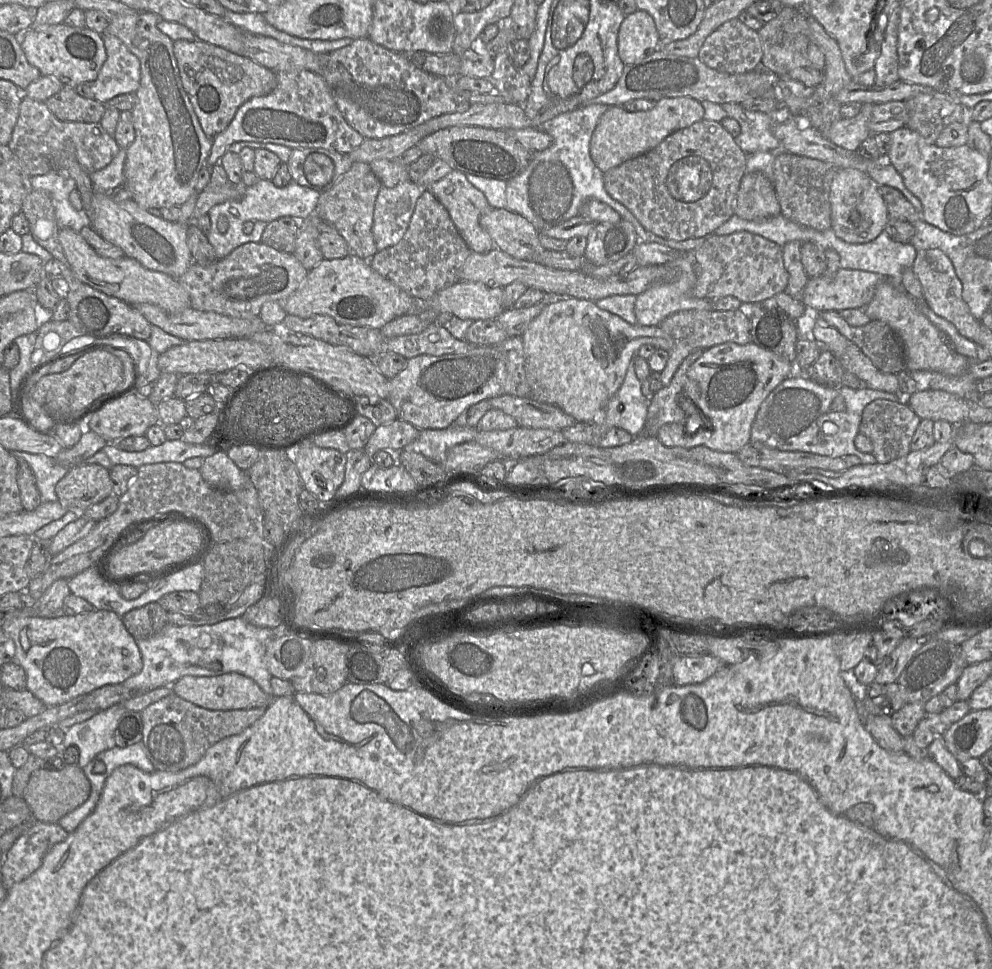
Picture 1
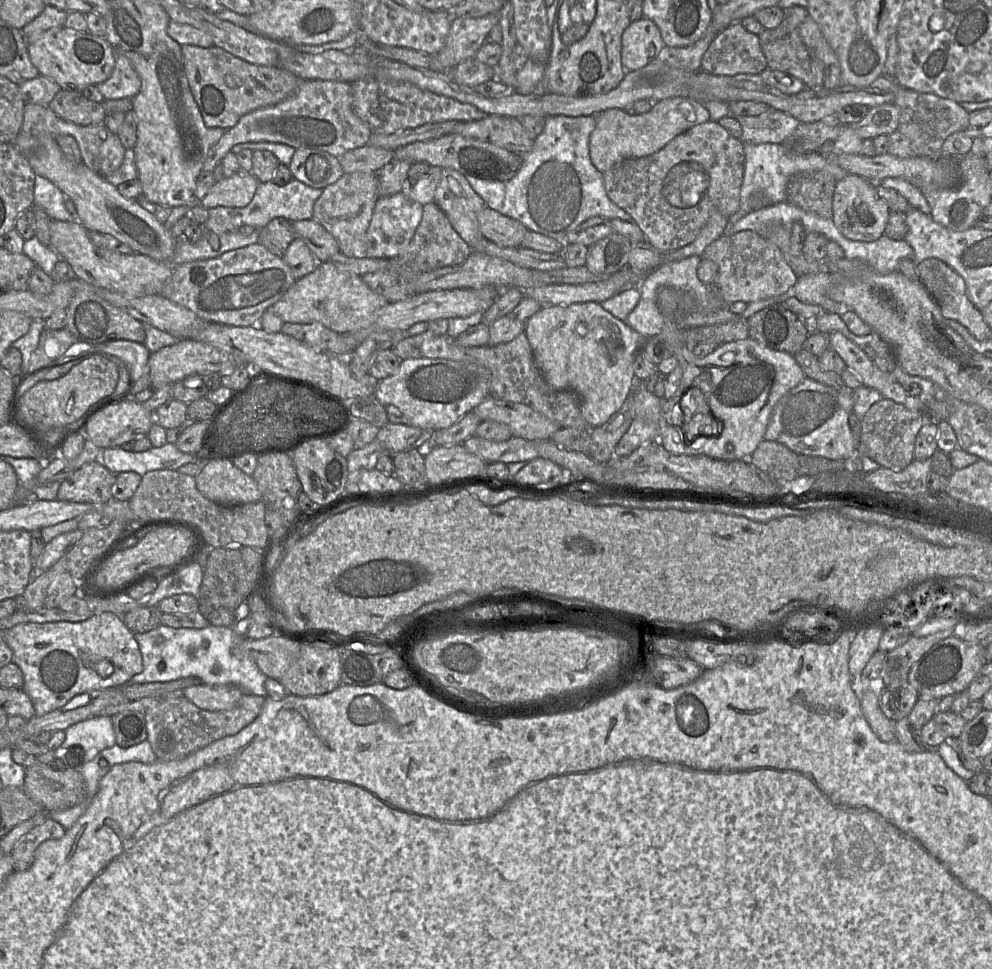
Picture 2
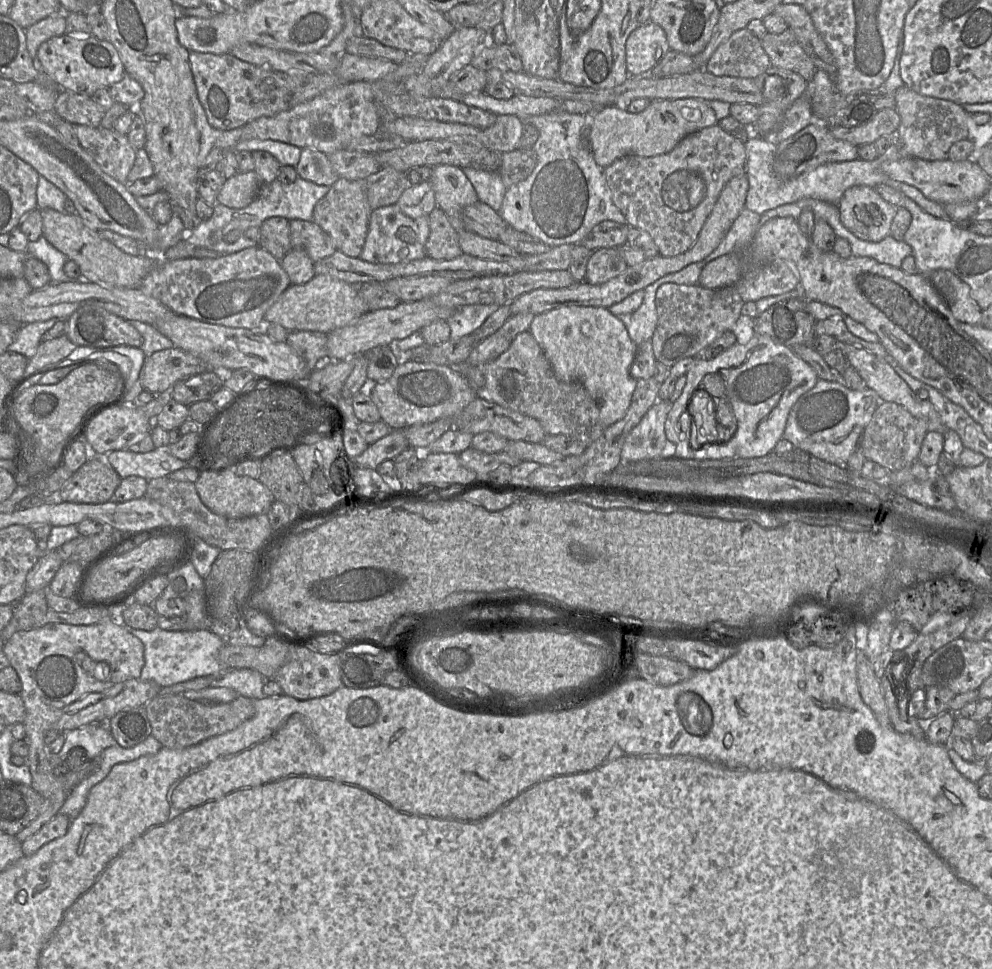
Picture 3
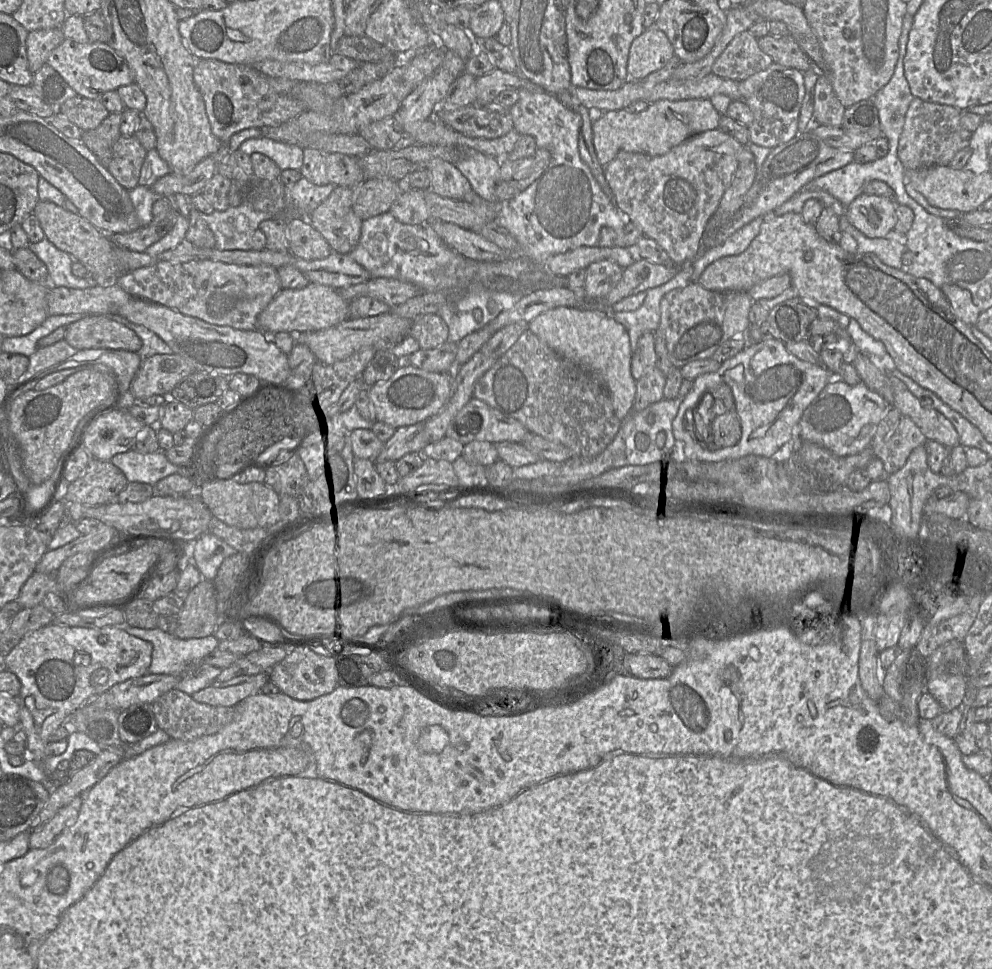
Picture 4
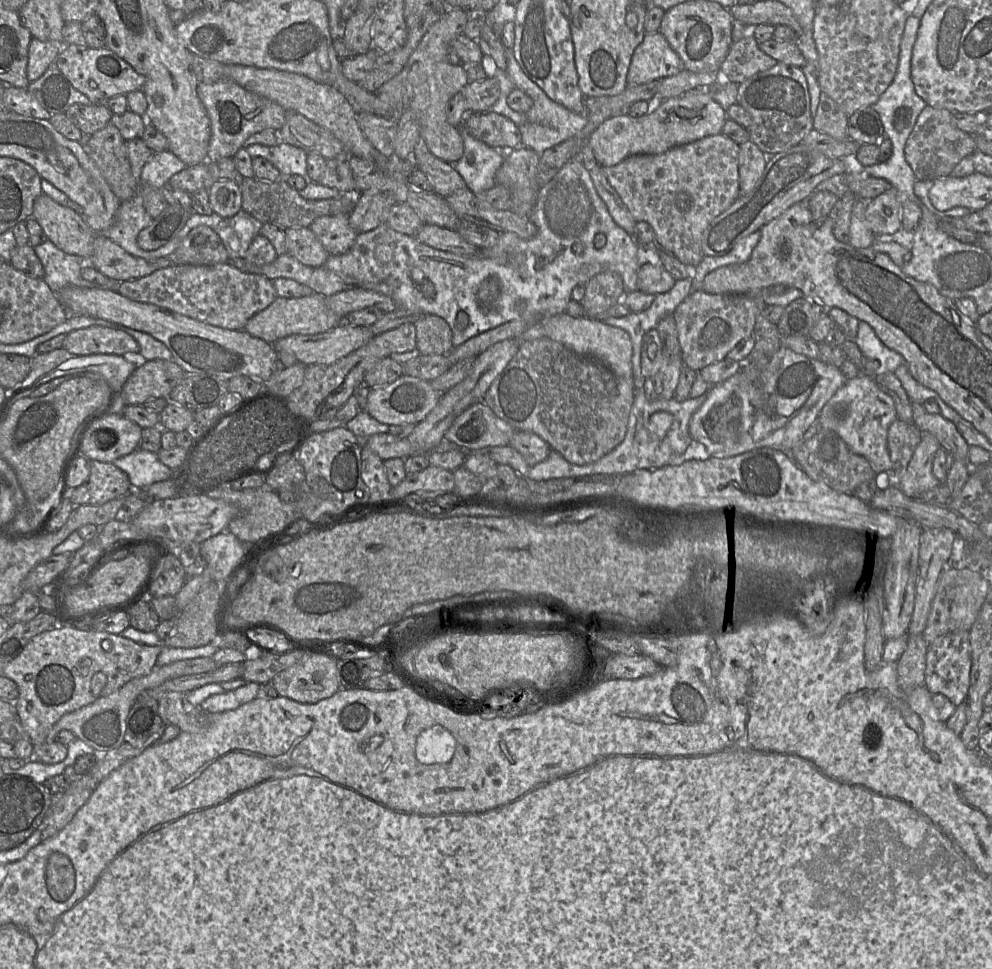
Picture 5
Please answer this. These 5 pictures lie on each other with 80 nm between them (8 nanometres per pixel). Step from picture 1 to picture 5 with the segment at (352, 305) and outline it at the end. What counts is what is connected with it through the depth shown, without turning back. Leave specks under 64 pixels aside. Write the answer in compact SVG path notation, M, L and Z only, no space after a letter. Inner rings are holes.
M309 292L299 298L276 297L267 308L256 313L247 321L244 331L253 337L273 344L290 335L312 335L326 332L342 322L343 319L328 308L325 296Z

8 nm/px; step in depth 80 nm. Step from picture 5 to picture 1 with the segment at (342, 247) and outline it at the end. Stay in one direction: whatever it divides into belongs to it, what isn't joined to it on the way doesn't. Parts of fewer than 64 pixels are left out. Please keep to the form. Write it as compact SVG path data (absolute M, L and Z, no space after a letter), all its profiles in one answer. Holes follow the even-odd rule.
M356 162L332 188L321 192L314 213L339 232L347 242L349 253L368 261L378 252L372 228L375 202L380 189L381 183L370 165Z

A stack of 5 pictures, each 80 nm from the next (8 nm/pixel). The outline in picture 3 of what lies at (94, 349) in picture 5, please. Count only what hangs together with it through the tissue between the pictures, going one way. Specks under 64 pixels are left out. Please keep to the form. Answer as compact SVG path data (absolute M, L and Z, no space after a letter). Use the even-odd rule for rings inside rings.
M82 305L66 320L66 336L77 346L140 347L143 337L127 320L99 305Z

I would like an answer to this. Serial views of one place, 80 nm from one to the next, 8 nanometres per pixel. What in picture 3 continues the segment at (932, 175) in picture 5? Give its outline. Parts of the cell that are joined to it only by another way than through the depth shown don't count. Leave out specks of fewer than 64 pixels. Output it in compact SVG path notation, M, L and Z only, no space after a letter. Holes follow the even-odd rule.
M906 86L894 94L895 109L900 116L896 132L900 154L927 161L947 160L950 147L969 135L967 117L969 114L959 104L949 100L920 95Z

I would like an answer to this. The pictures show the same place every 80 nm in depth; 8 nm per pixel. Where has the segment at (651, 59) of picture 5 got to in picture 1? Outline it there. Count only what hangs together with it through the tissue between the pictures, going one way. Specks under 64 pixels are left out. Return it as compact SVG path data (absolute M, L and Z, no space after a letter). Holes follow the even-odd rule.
M643 10L626 15L618 31L618 53L624 65L634 64L661 45L653 18Z

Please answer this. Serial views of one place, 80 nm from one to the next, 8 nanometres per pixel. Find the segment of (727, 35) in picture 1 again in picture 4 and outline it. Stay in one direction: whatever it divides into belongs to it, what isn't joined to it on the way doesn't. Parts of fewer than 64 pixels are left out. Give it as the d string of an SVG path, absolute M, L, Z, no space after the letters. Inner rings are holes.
M748 30L737 34L712 66L712 73L727 79L743 81L767 69L773 63Z

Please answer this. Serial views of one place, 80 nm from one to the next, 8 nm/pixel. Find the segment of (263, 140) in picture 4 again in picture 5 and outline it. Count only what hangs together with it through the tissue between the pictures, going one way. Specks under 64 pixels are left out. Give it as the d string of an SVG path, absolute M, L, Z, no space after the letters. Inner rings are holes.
M281 141L275 146L251 144L245 147L249 155L262 157L271 162L282 177L290 175L307 176L307 152L299 147Z

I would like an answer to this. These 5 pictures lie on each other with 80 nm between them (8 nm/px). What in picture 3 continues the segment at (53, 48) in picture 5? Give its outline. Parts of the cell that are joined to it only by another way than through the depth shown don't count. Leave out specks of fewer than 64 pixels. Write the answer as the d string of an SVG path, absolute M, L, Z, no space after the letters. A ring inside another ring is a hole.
M64 12L52 14L25 29L27 50L35 63L39 46L43 42L63 34L66 34Z

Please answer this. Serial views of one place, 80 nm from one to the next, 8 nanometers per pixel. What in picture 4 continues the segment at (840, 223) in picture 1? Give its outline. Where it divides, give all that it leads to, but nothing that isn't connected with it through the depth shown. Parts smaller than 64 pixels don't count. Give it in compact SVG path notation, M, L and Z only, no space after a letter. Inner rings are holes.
M862 193L845 208L845 216L866 237L895 236L897 205L886 197Z

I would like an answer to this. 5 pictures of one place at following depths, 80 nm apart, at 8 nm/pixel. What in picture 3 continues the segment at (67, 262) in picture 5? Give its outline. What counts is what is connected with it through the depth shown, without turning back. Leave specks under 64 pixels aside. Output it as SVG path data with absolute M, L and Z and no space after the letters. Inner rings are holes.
M43 236L36 241L29 241L26 253L42 261L47 266L51 283L85 280L82 277L81 279L70 279L65 274L63 267L69 260L68 257L53 247Z

